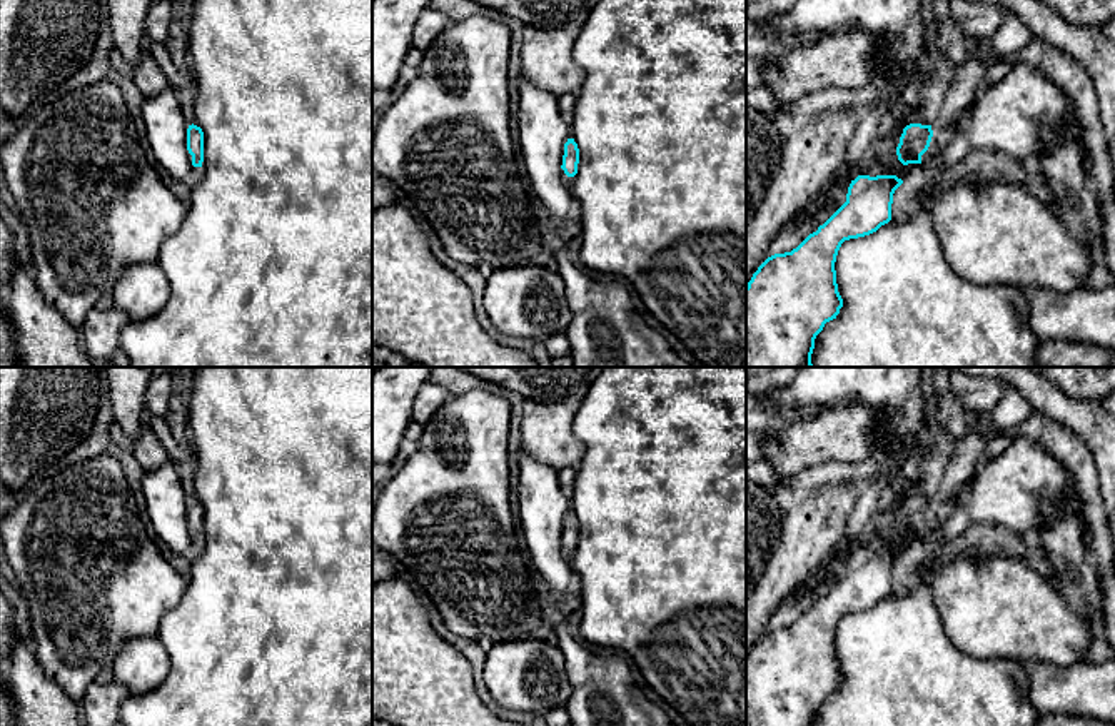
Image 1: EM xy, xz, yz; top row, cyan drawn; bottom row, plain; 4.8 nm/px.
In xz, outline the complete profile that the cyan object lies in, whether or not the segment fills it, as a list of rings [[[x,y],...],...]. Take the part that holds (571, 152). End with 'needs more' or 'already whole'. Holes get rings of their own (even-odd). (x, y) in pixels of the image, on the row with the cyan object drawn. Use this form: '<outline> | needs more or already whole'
[[[568,139],[564,144],[564,155],[563,155],[563,182],[571,187],[574,182],[574,177],[578,174],[578,164],[579,164],[579,149],[574,139]]] | needs more

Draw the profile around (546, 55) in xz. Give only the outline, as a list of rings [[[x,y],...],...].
[[[552,28],[534,30],[526,37],[521,52],[524,78],[556,97],[578,95],[586,72],[573,58],[576,35],[571,28]]]

